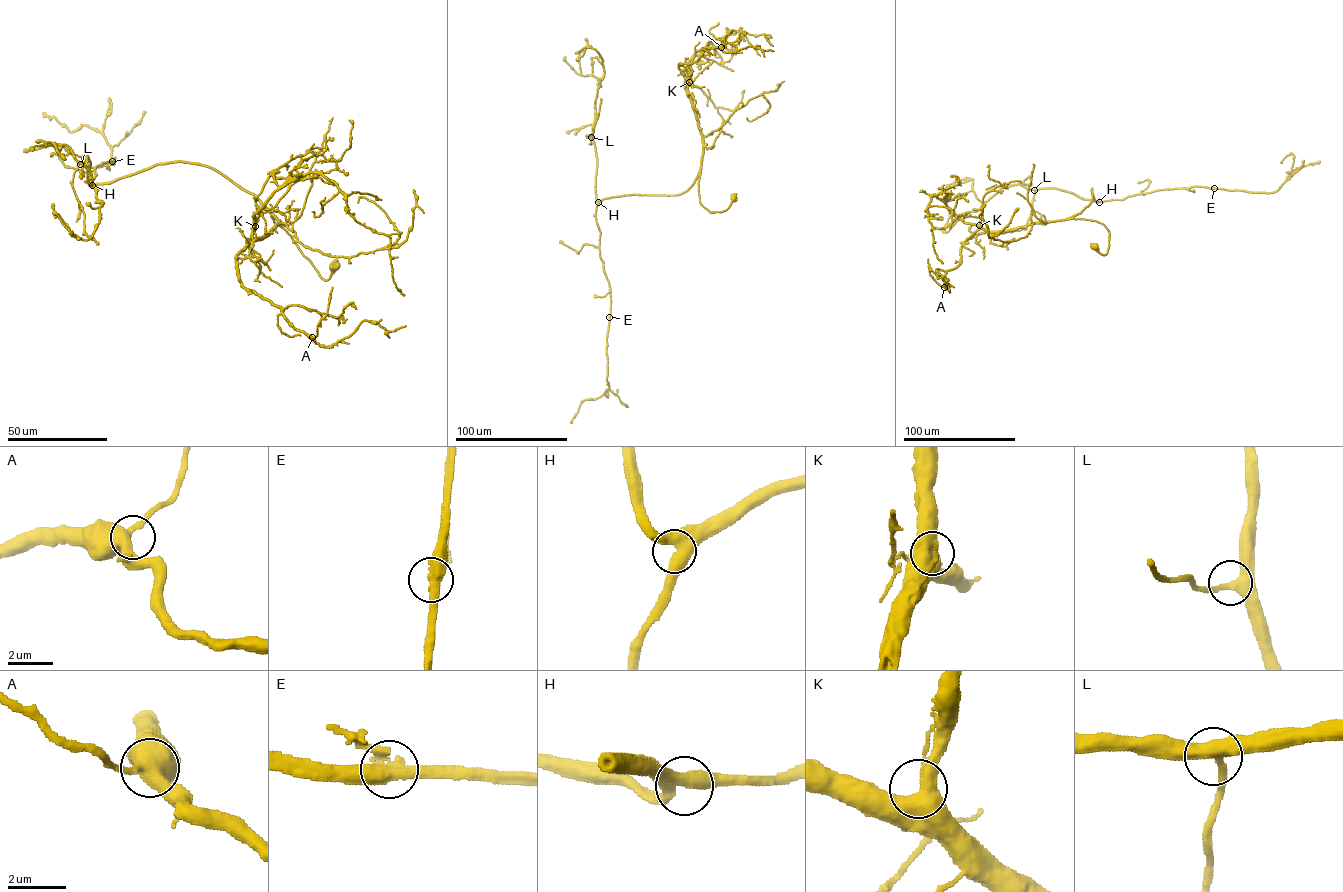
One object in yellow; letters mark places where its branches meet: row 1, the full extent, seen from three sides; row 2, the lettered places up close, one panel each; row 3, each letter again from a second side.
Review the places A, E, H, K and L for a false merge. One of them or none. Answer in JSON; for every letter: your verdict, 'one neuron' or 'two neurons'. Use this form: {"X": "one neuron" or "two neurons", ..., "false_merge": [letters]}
{"A": "one neuron", "E": "one neuron", "H": "one neuron", "K": "one neuron", "L": "one neuron", "false_merge": []}

